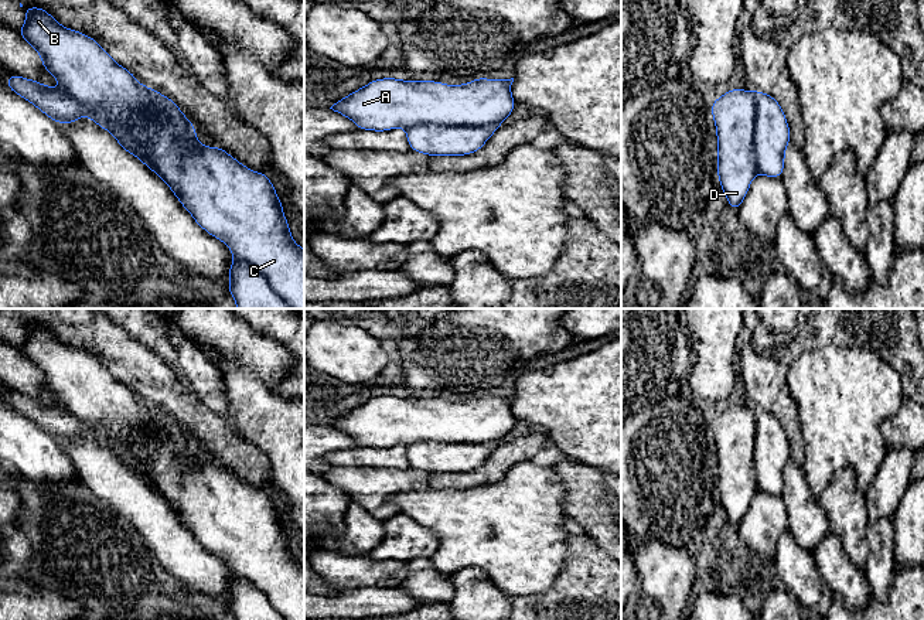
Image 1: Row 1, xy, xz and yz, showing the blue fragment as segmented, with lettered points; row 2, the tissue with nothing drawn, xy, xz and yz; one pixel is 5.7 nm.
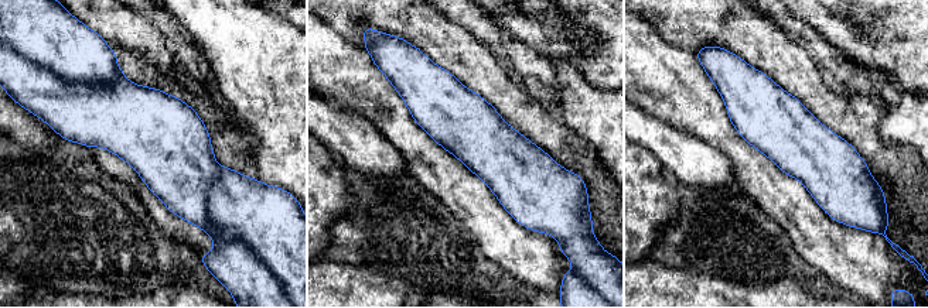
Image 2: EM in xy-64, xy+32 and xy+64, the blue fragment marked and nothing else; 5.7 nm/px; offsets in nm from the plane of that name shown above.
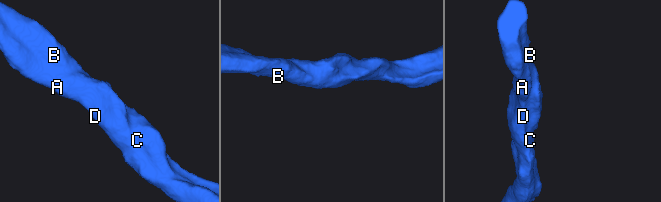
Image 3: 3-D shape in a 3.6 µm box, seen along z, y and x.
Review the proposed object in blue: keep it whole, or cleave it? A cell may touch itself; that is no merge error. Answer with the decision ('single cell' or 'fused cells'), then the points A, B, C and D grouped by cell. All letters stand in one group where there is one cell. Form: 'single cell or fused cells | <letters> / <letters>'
fused cells | A D / B C

